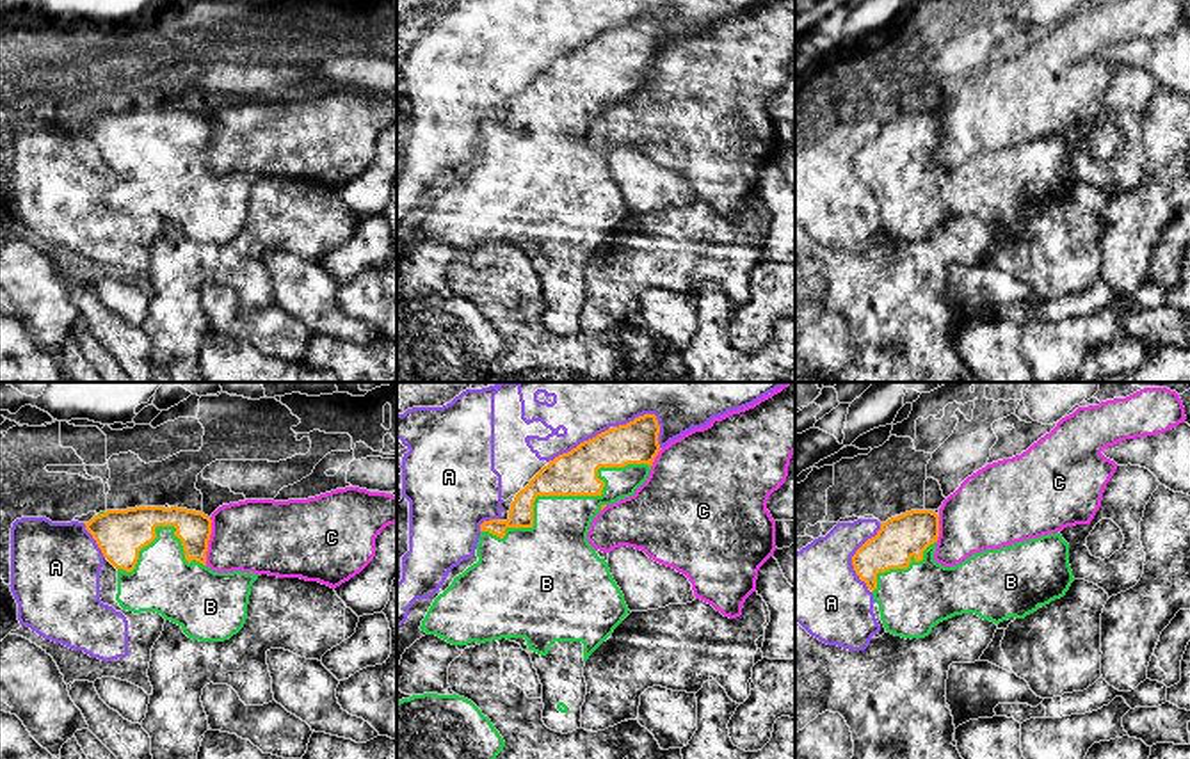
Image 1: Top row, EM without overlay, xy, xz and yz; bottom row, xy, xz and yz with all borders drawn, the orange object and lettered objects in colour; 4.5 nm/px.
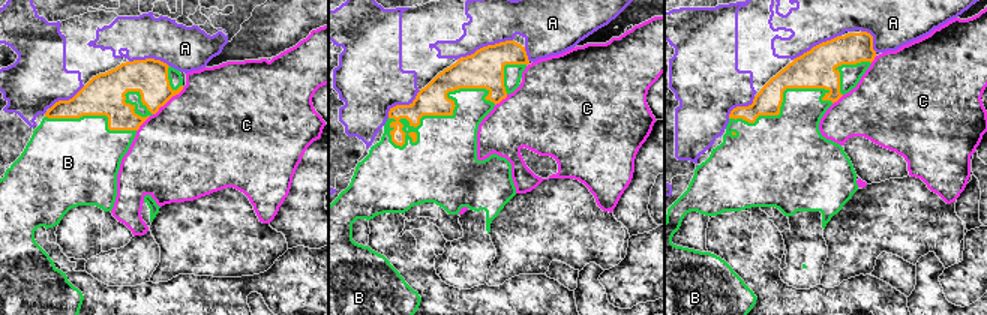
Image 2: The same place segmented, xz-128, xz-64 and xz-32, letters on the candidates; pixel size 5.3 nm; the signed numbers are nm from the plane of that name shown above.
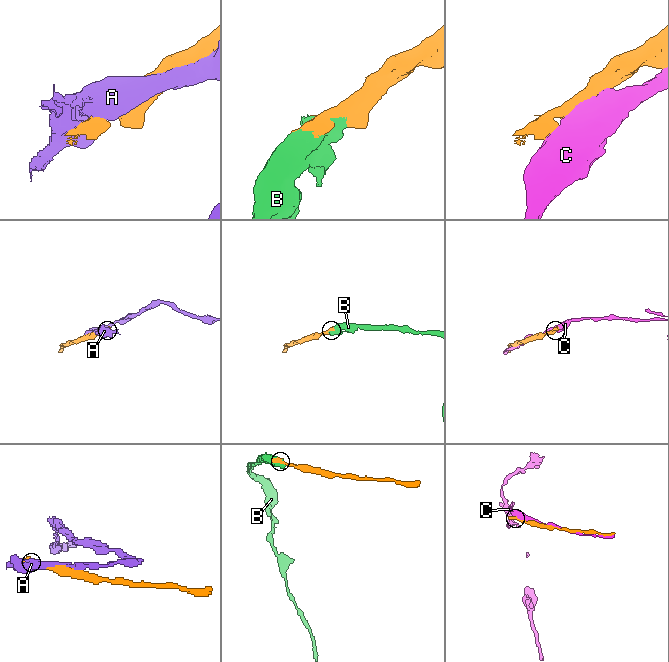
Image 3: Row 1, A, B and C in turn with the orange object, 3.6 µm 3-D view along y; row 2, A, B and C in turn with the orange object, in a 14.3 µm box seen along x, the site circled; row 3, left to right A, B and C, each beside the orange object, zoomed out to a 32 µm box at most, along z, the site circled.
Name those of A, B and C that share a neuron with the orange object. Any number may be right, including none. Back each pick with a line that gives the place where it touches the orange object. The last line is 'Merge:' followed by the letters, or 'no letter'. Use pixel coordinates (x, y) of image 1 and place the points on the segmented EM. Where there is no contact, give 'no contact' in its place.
B: contact xz (564, 495)
Merge: B

